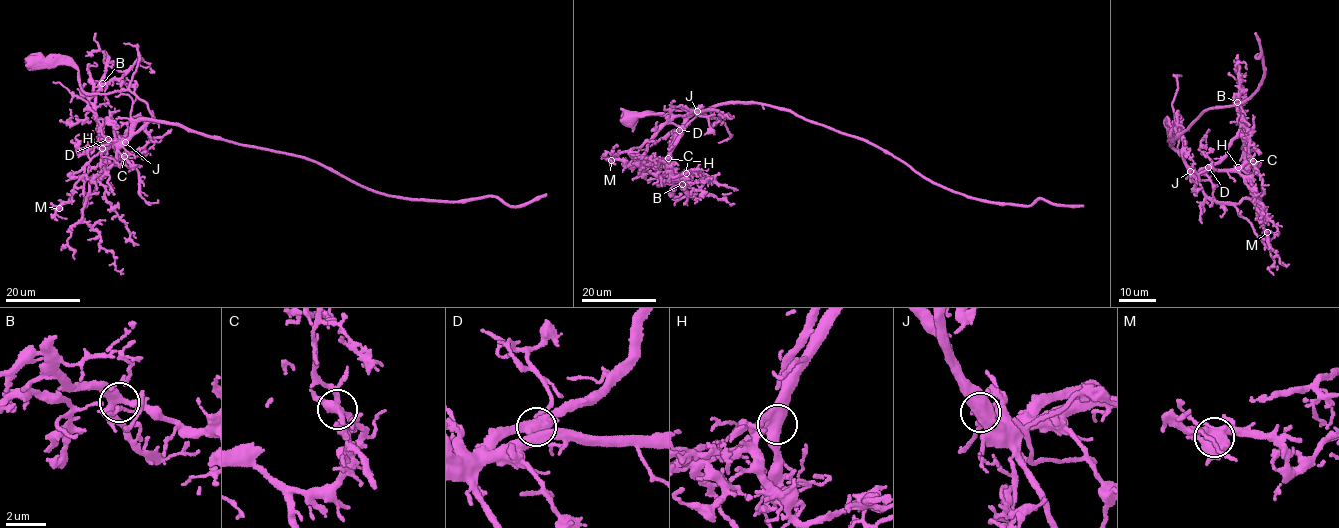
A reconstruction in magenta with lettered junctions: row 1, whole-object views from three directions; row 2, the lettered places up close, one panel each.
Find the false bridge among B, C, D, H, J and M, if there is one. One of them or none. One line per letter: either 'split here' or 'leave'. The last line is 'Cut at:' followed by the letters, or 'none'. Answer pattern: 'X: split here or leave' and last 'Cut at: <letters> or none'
B: leave
C: leave
D: split here
H: leave
J: leave
M: leave
Cut at: D

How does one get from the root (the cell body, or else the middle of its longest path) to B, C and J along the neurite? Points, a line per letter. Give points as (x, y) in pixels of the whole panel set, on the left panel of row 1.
B: (35, 62), (73, 66), (87, 93), (128, 90), (144, 102), (151, 119), (116, 143), (97, 129), (102, 83)
C: (35, 62), (69, 64), (85, 92), (128, 90), (147, 104), (151, 119), (101, 156), (103, 163), (124, 156)
J: (35, 62), (73, 66), (78, 70), (80, 88), (87, 93), (128, 90), (144, 102), (151, 117), (125, 142)

